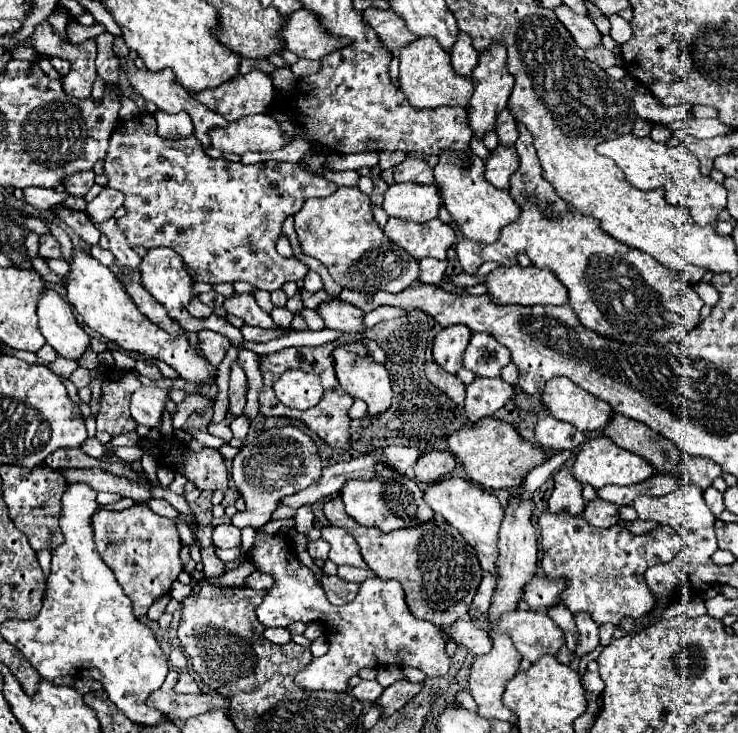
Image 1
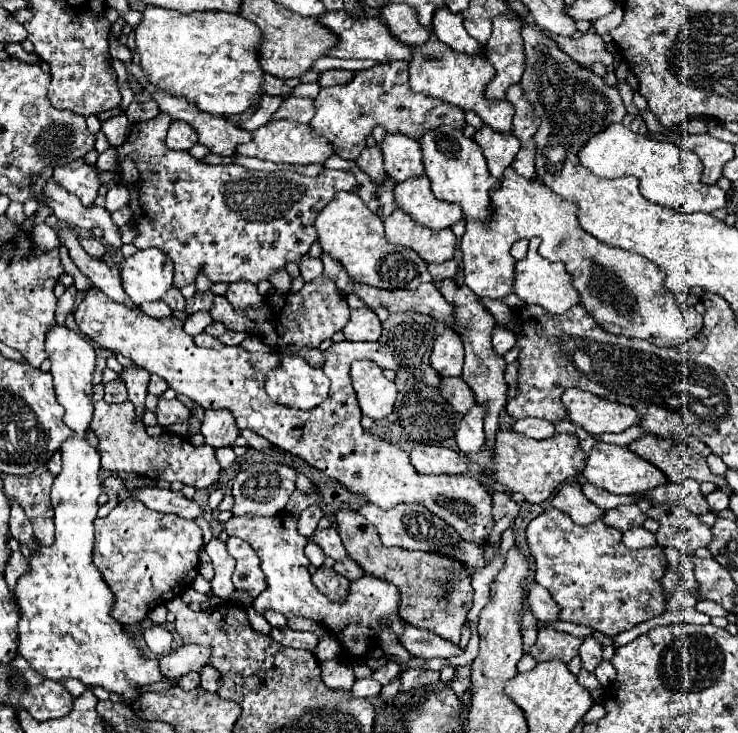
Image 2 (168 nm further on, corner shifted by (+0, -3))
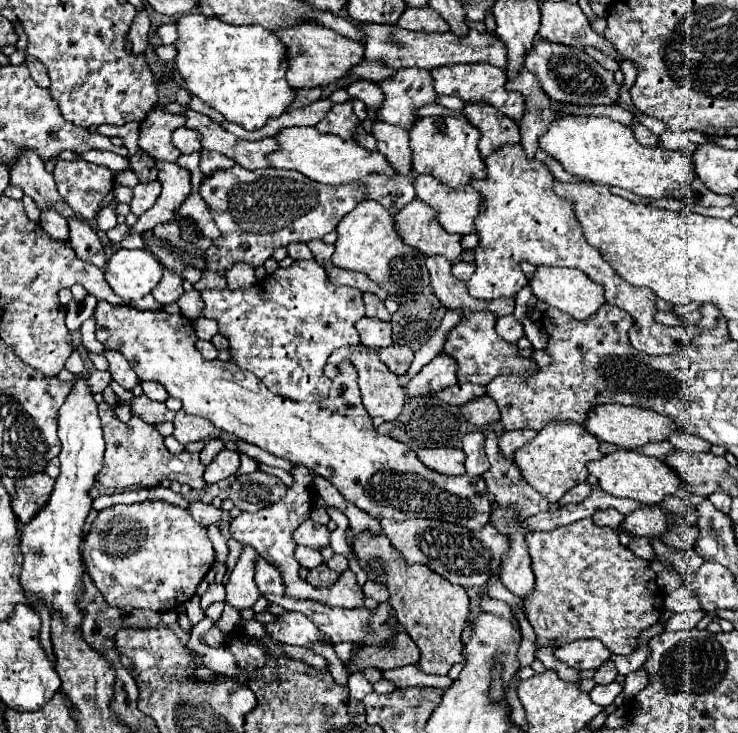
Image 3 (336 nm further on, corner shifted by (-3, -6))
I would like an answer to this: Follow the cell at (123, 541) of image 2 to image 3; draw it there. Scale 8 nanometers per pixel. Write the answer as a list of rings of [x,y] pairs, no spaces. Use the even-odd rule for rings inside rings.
[[[142,501],[130,505],[112,505],[108,509],[98,511],[90,533],[82,547],[82,559],[88,567],[88,573],[94,585],[102,591],[104,599],[112,607],[136,607],[136,609],[150,609],[150,611],[170,611],[178,609],[186,603],[194,593],[198,583],[210,571],[214,563],[214,547],[208,539],[206,527],[196,523],[186,509],[170,505],[168,501]]]

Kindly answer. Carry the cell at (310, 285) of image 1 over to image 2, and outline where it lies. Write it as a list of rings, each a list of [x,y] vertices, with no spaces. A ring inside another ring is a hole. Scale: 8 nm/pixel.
[[[303,256],[299,268],[301,268],[301,276],[303,276],[305,282],[311,282],[311,280],[317,278],[319,274],[323,274],[323,262],[321,262],[321,258]]]

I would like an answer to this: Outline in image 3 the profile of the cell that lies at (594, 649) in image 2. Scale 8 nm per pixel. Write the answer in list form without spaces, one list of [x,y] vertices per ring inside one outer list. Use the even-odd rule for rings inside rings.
[[[610,661],[610,663],[604,663],[604,665],[596,671],[594,681],[596,681],[598,685],[608,685],[608,683],[612,683],[616,677],[618,677],[618,671],[616,671],[614,663]]]

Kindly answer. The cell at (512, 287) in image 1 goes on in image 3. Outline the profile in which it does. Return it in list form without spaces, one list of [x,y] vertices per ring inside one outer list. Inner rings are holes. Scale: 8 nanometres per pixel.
[[[538,267],[530,287],[534,295],[546,301],[550,307],[558,307],[564,313],[570,313],[574,319],[588,319],[594,315],[604,303],[604,287],[600,283],[592,283],[586,273],[580,269],[566,269],[566,267]]]

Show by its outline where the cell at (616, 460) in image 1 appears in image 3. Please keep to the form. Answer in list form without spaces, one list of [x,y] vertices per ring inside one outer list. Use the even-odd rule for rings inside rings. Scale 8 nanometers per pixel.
[[[614,451],[610,455],[604,455],[598,461],[590,461],[588,465],[590,475],[594,475],[602,487],[602,491],[614,495],[614,497],[630,497],[642,505],[656,505],[660,501],[664,501],[664,497],[674,495],[680,485],[682,485],[682,477],[670,469],[664,461],[656,459],[656,457],[648,457],[644,453],[638,451]]]

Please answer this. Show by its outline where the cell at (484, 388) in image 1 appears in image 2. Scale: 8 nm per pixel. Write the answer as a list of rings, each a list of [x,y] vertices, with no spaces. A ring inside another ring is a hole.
[[[475,404],[461,420],[461,426],[457,430],[457,446],[463,454],[479,452],[485,444],[485,432],[483,432],[483,418],[485,418],[485,406]]]

